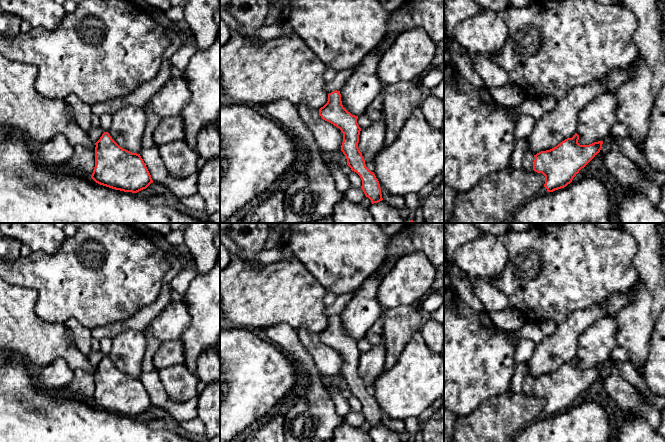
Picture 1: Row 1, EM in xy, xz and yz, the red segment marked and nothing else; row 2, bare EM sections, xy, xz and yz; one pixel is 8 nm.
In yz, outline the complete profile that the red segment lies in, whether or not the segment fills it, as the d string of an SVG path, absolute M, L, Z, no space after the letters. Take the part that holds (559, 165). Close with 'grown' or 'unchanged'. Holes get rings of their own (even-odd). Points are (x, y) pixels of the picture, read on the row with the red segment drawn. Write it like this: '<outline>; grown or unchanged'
M575 133L556 147L534 155L533 170L545 176L544 187L548 192L566 187L602 149L603 141L589 145L578 143L579 135Z; unchanged

